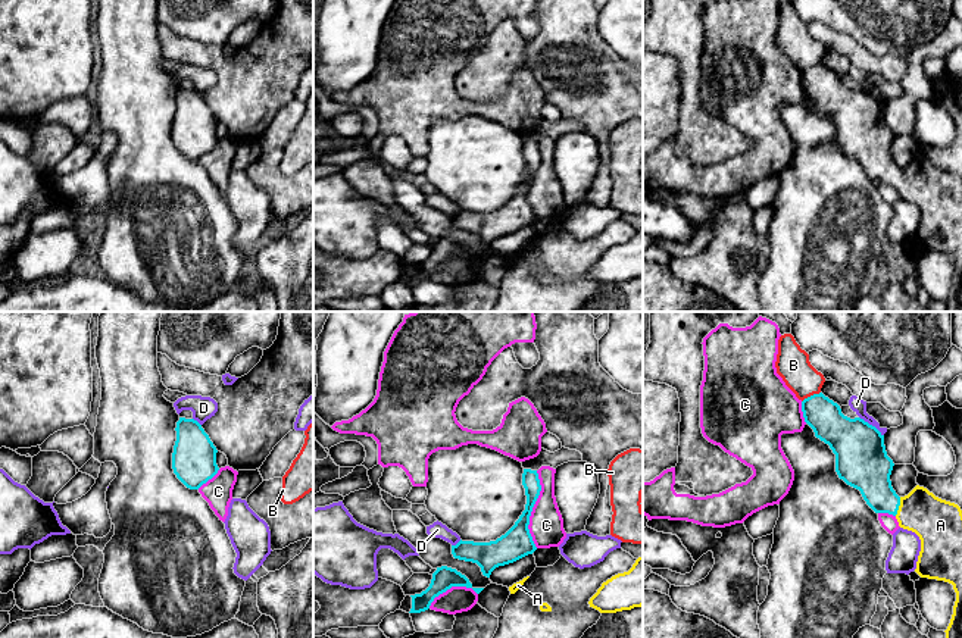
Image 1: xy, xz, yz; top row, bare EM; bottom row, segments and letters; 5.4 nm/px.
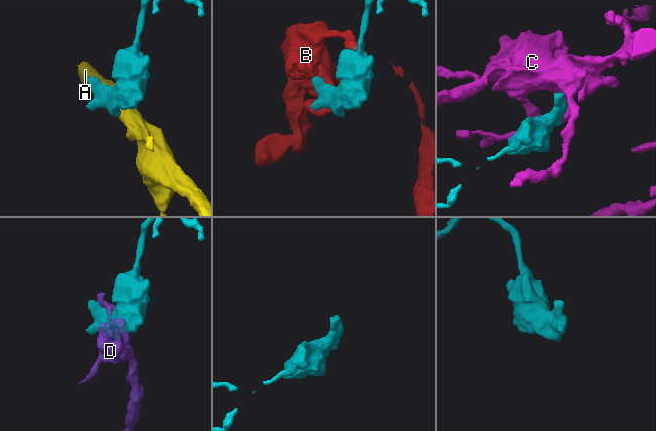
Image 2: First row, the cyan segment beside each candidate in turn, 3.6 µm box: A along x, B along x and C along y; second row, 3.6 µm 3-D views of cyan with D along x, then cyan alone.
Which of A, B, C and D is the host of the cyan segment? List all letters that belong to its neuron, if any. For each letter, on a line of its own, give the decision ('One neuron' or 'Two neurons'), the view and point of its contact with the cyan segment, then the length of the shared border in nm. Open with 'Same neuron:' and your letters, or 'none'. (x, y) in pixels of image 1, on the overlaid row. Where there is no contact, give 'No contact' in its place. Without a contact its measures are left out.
Same neuron: A
A: One neuron. Touches cyan at yz (899, 504). Shared border 110 nm
B: Two neurons. Touches cyan at yz (811, 396). Shared border 120 nm
C: Two neurons. Touches cyan at xz (531, 509). Shared border 420 nm
D: Two neurons. Touches cyan at yz (871, 425). Shared border 170 nm

